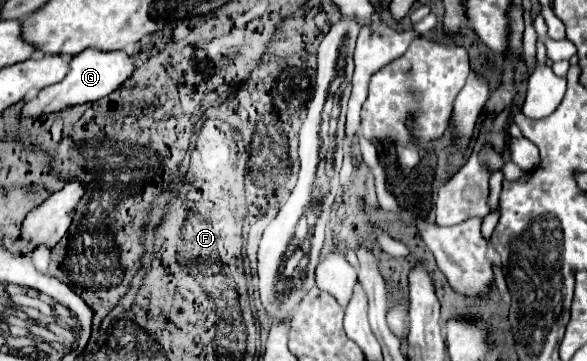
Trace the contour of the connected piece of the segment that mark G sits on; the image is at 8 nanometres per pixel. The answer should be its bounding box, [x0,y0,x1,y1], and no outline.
[20,48,134,120]

